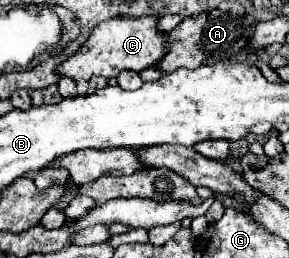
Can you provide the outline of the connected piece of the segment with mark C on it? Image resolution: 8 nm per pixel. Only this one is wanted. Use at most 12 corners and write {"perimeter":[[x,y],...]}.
{"perimeter":[[112,18],[56,68],[76,82],[140,72],[166,54],[158,20]]}

